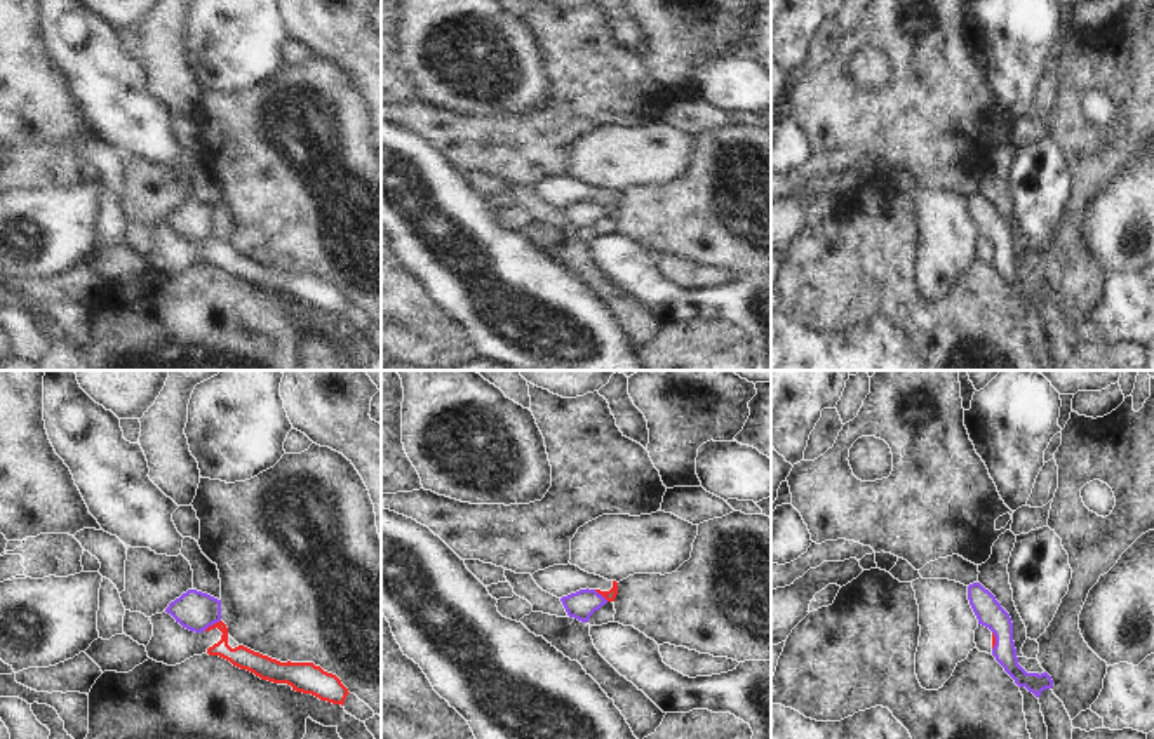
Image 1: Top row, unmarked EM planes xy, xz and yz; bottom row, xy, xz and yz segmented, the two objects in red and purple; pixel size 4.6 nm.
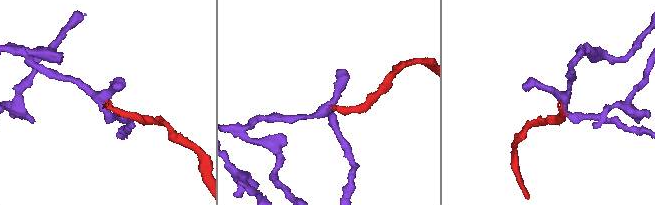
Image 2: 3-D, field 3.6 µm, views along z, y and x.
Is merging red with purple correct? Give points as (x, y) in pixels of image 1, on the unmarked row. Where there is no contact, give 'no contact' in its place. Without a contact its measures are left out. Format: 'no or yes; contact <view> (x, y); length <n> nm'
no; contact xy (213, 235); length 90 nm

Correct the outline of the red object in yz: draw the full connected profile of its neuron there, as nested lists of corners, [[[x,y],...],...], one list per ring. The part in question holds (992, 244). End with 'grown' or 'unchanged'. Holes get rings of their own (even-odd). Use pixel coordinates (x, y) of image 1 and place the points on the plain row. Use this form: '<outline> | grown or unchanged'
[[[978,235],[978,238],[975,240],[975,254],[980,263],[992,264],[996,247],[989,238]]] | grown

